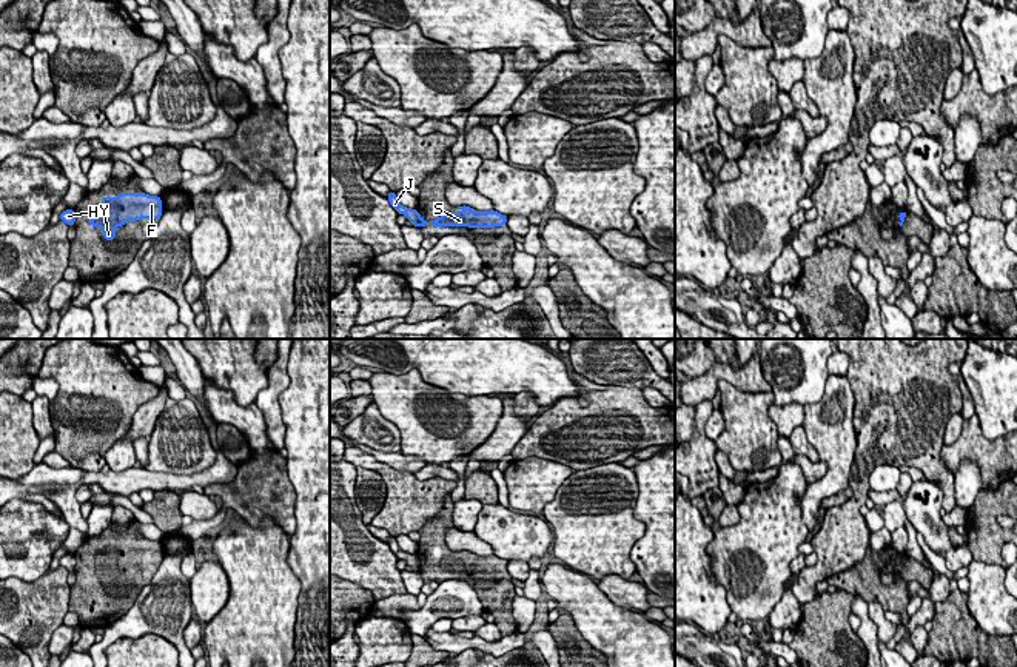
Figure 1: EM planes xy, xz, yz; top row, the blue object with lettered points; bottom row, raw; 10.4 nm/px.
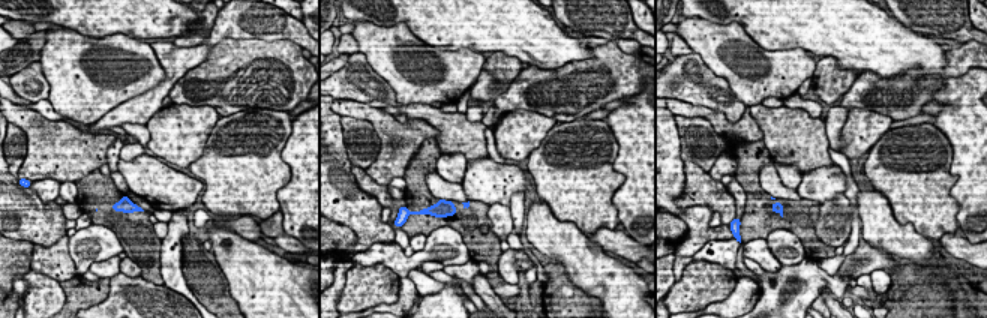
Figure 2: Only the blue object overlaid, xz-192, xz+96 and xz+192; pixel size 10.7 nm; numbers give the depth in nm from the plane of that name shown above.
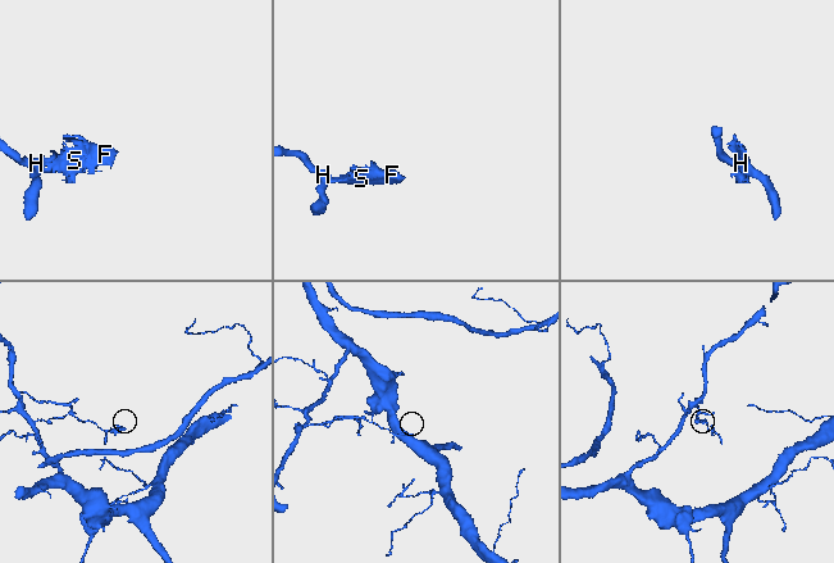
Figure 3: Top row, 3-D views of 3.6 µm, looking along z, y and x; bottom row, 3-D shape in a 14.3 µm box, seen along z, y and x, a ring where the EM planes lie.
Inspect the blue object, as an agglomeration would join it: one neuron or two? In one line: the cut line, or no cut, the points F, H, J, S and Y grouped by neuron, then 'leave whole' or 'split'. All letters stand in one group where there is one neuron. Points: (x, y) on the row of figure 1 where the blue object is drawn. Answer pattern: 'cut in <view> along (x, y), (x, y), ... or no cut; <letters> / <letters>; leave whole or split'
cut in xz along (421, 217), (418, 225); F S Y / H J; split

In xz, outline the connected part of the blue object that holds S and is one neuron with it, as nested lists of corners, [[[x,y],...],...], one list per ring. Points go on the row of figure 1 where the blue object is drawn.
[[[458,206],[459,213],[444,213],[439,219],[433,222],[425,222],[421,217],[419,226],[468,226],[468,228],[495,228],[507,223],[507,216],[490,209],[490,211],[475,211],[470,206]]]

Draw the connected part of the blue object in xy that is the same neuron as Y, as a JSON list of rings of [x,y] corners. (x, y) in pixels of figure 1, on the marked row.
[[[100,193],[103,203],[97,208],[92,219],[88,220],[88,226],[103,230],[105,240],[116,240],[116,226],[123,225],[128,220],[137,222],[140,219],[162,217],[162,199],[159,196],[148,196],[145,193],[119,193],[117,197],[105,197]]]

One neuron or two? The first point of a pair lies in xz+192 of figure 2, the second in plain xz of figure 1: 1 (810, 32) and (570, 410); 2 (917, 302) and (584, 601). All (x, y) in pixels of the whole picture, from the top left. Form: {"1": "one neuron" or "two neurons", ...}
{"1": "two neurons", "2": "two neurons"}

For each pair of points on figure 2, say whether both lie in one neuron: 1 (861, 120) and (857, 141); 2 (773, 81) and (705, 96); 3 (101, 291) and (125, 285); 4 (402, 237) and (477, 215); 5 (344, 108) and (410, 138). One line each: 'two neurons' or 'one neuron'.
1: one neuron
2: two neurons
3: two neurons
4: two neurons
5: one neuron

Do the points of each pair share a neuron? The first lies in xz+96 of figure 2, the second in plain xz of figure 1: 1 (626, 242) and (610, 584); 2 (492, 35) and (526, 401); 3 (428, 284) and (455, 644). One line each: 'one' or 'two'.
1: one
2: two
3: one

